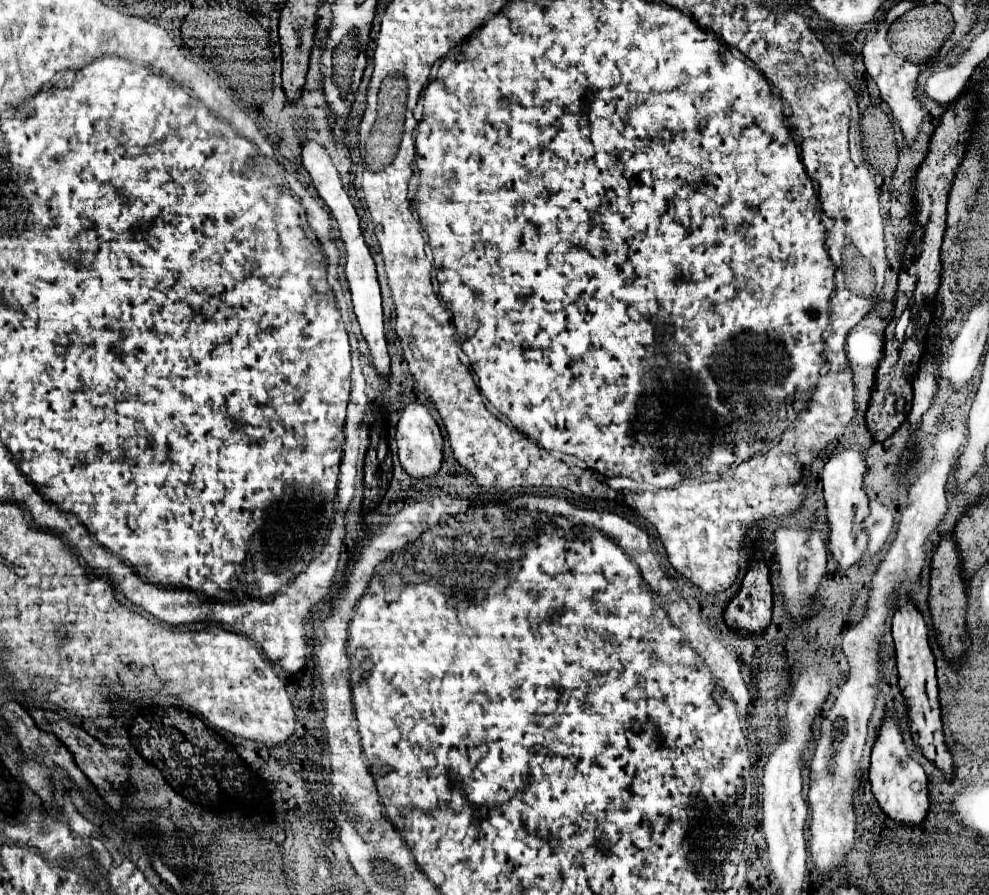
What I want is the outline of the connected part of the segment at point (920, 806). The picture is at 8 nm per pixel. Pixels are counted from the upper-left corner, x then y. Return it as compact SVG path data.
M889 716L883 722L881 734L873 746L871 754L871 768L869 768L869 782L875 800L879 802L881 810L901 826L919 826L923 824L927 810L929 810L929 796L927 796L927 776L923 768L909 756L903 734L897 726L897 718Z

